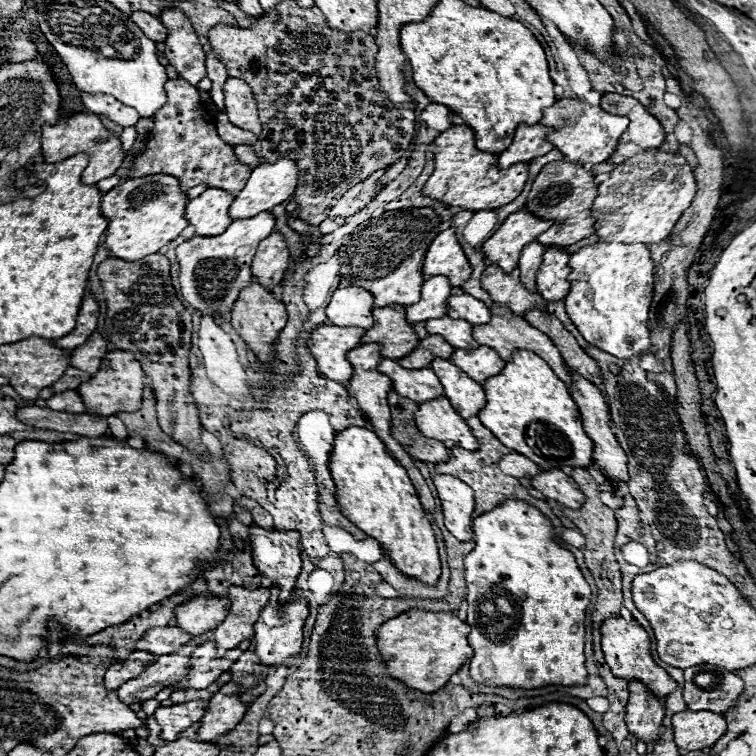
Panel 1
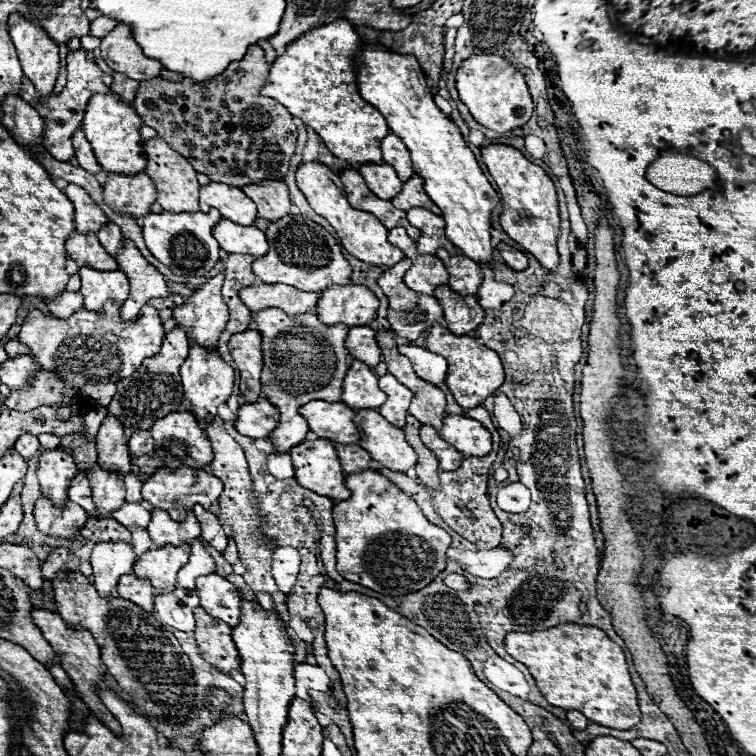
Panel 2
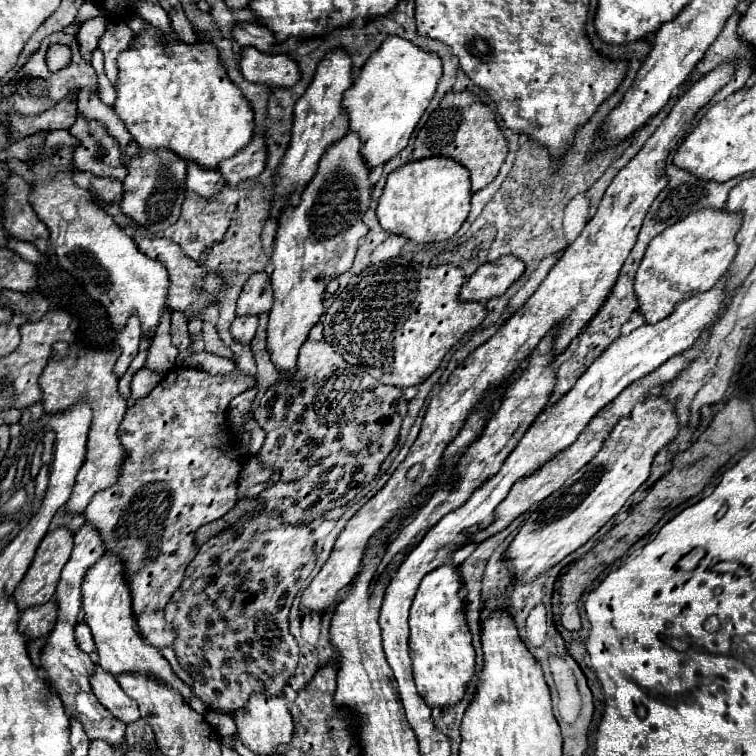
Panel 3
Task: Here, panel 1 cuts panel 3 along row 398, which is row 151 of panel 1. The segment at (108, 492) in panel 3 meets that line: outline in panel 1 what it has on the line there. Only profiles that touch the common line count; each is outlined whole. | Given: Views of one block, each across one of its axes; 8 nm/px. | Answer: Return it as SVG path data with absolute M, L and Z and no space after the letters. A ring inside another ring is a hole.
M178 76L174 80L168 80L168 86L164 86L164 90L168 94L168 100L152 116L154 128L148 134L146 148L132 158L128 178L170 174L180 180L180 190L184 192L198 184L206 184L208 188L222 188L230 194L238 194L252 170L236 160L234 148L230 144L220 140L212 118L202 106L198 88Z

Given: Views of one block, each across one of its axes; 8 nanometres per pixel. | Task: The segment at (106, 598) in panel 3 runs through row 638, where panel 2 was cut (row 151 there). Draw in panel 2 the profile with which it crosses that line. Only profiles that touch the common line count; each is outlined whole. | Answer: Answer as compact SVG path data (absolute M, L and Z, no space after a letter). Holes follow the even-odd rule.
M108 92L108 94L94 94L88 102L82 130L88 138L88 142L94 148L94 154L104 168L104 172L116 172L116 174L138 174L146 166L144 158L144 140L140 136L140 128L144 126L142 118L136 114L136 110L122 102L120 96Z

